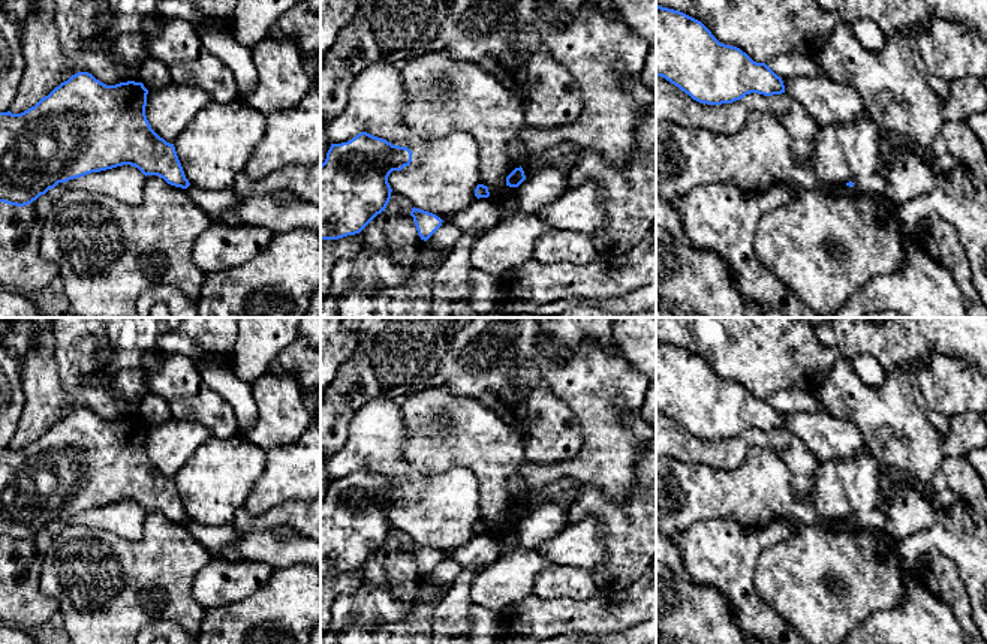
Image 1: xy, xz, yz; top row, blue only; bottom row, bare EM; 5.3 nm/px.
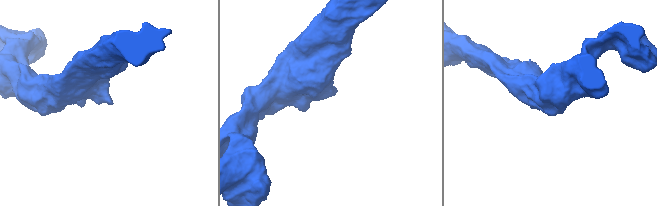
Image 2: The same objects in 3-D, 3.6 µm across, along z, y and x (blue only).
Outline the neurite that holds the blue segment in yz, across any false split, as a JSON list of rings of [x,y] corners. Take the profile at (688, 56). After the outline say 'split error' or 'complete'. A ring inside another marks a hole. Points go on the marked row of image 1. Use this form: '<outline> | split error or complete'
[[[659,4],[656,76],[707,105],[732,103],[750,93],[785,93],[782,78],[765,63],[753,61],[737,46],[720,43],[701,21]]] | complete

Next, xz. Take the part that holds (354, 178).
[[[367,132],[358,133],[347,142],[331,144],[321,165],[321,241],[359,234],[385,211],[392,192],[388,177],[392,171],[409,166],[412,154],[407,147],[392,145]]] | complete

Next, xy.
[[[78,72],[27,111],[0,112],[0,202],[24,207],[58,183],[123,165],[187,189],[190,183],[174,144],[160,138],[147,120],[147,94],[142,82],[106,85],[88,72]]] | complete

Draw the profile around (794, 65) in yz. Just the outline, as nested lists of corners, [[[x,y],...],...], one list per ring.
[[[803,52],[776,55],[765,64],[780,78],[825,76],[825,72],[818,66],[815,55],[806,55]]]

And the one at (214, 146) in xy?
[[[243,99],[202,108],[174,142],[178,160],[190,186],[205,190],[234,187],[237,174],[247,163],[267,129],[267,115]]]

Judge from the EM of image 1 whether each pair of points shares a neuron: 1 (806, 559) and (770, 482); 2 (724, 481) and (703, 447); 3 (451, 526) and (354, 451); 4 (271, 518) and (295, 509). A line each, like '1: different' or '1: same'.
1: different
2: different
3: same
4: same

